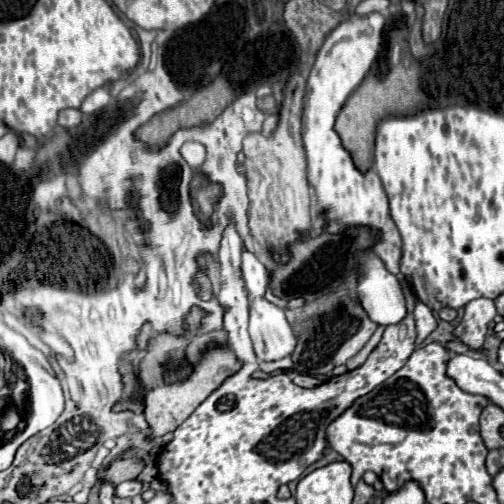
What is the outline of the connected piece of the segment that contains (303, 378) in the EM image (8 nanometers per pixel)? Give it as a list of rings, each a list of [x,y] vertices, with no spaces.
[[[294,374],[292,382],[298,384],[298,386],[302,386],[302,388],[314,388],[314,386],[318,386],[322,380],[320,380],[320,378],[314,378],[314,376],[308,376],[308,374]]]

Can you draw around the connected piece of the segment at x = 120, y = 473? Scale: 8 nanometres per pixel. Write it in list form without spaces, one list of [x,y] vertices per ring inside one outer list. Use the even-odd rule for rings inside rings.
[[[126,458],[126,460],[114,460],[106,470],[100,468],[98,476],[104,478],[106,484],[120,484],[124,480],[132,480],[138,478],[138,474],[144,468],[144,460],[140,458]]]

